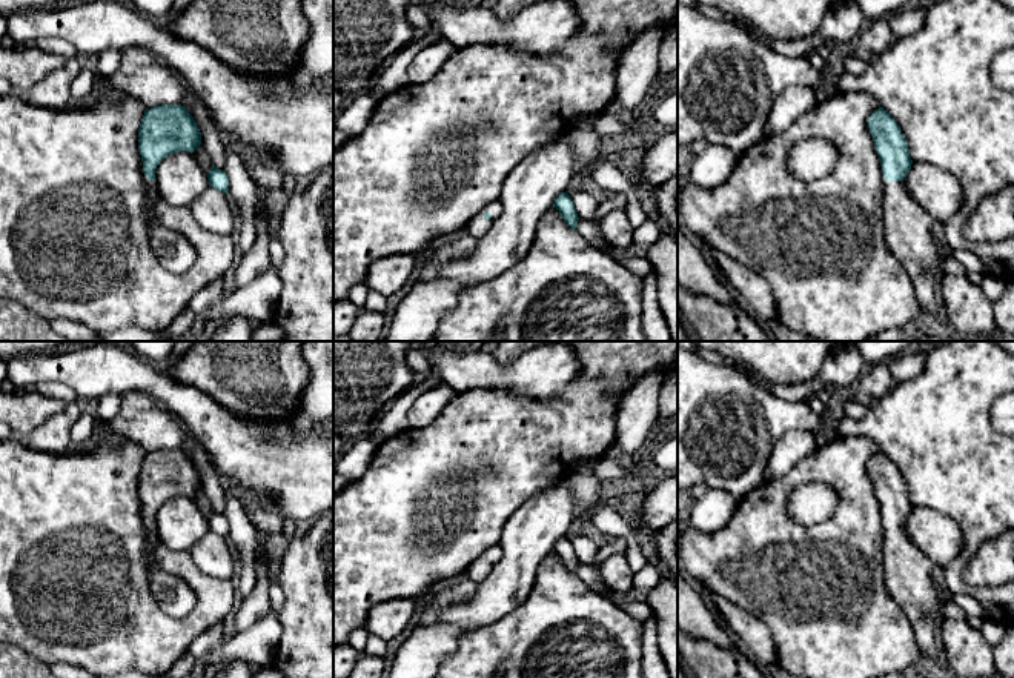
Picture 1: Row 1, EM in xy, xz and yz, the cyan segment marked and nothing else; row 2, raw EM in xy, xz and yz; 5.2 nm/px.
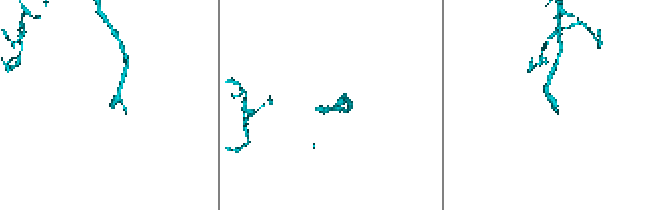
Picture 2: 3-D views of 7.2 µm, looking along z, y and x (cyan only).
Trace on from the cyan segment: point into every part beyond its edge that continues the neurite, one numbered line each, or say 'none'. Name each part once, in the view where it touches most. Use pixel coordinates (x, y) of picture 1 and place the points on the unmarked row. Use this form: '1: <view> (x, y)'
1: xz (478, 571)

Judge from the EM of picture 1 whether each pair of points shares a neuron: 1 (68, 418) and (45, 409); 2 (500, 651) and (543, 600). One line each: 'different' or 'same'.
1: different
2: same

